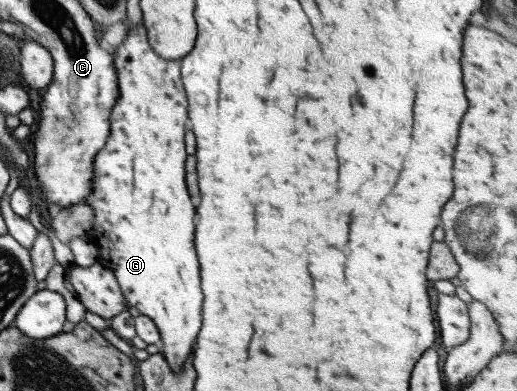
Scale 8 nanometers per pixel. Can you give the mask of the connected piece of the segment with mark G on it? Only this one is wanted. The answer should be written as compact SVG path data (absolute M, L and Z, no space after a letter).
M142 21L137 26L126 24L126 35L115 47L112 59L118 97L110 108L110 131L102 149L93 155L93 186L83 205L88 206L93 215L91 229L97 241L94 244L100 250L98 263L110 268L126 304L154 322L161 341L159 350L171 370L179 372L193 351L193 341L201 326L203 302L193 244L195 207L190 203L185 184L187 153L183 137L188 126L187 99L178 61L158 59L147 42Z

